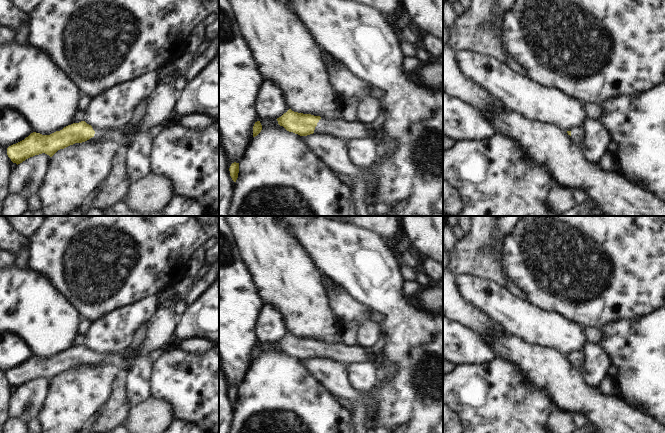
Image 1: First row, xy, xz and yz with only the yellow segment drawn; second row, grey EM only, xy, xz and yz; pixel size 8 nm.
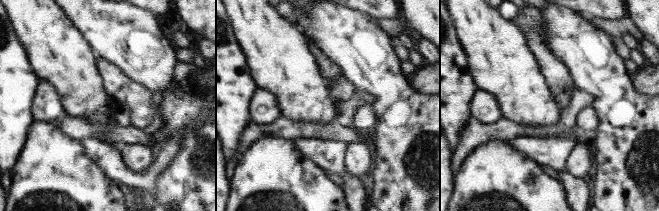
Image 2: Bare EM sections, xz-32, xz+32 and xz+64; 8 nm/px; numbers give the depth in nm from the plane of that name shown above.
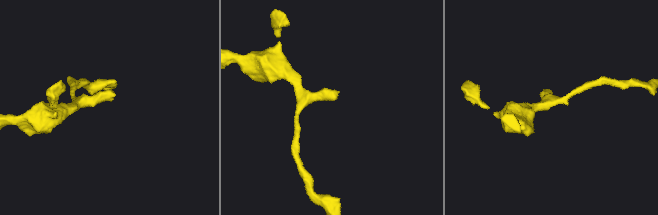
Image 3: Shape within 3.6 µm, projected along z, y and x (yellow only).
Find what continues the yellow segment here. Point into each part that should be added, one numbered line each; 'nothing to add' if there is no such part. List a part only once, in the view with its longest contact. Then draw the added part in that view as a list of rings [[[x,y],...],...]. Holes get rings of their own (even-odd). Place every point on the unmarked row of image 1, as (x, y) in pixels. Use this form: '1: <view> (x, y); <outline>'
1: xz (338, 351); [[[341,341],[321,342],[314,354],[314,357],[328,358],[349,365],[370,362],[372,356],[359,345],[348,346]]]

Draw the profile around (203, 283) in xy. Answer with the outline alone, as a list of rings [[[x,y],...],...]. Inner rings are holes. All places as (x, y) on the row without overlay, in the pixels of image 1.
[[[219,259],[215,261],[207,272],[193,285],[193,287],[181,297],[186,308],[189,307],[217,278],[219,275]]]

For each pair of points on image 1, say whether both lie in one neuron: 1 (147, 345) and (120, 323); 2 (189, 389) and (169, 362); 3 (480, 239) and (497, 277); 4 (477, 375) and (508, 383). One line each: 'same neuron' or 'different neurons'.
1: different neurons
2: same neuron
3: same neuron
4: same neuron

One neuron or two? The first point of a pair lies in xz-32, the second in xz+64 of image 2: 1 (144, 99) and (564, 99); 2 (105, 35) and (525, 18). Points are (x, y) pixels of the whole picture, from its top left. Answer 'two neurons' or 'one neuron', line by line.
1: two neurons
2: two neurons

